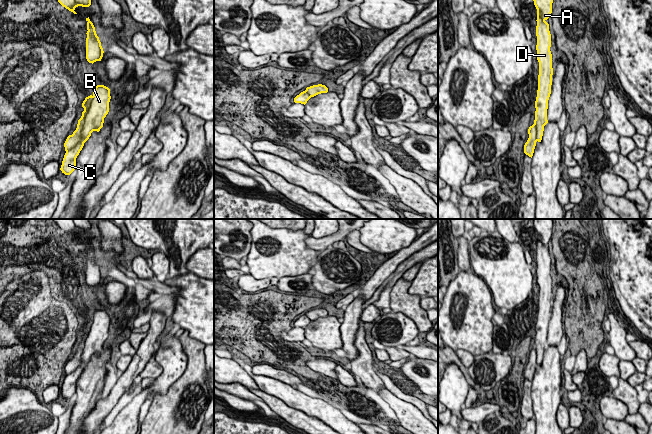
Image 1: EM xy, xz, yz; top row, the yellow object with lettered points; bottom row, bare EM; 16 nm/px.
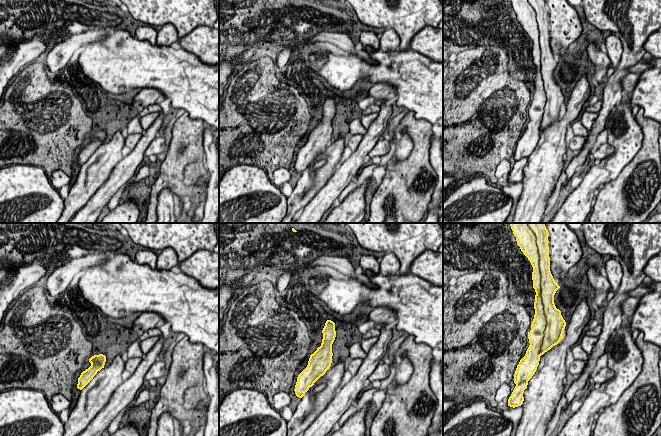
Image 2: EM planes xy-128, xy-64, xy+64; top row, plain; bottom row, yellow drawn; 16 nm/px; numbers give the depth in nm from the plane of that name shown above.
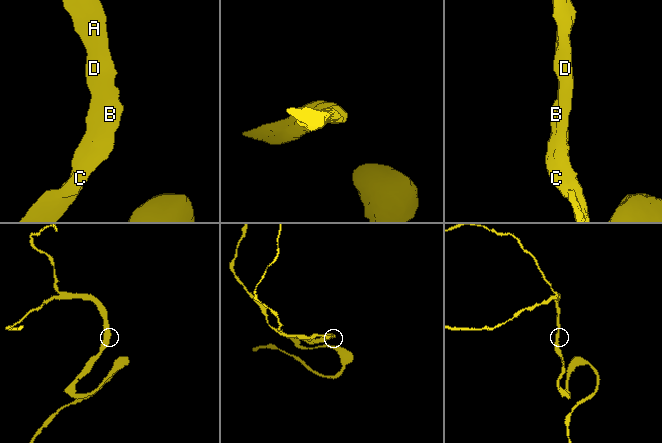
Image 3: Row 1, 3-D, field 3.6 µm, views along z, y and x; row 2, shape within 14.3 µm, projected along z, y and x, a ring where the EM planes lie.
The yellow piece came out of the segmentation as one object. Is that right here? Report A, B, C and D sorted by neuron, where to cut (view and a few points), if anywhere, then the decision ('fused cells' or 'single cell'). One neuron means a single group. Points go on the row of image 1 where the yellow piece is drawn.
A B C D; no cut; single cell

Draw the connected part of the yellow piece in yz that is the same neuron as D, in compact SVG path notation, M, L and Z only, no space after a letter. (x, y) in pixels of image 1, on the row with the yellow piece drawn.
M533 0L537 9L537 60L539 62L538 90L535 101L535 120L529 127L529 138L524 145L524 153L532 158L536 142L541 142L544 126L548 123L547 109L552 85L551 34L546 20L551 16L553 0Z

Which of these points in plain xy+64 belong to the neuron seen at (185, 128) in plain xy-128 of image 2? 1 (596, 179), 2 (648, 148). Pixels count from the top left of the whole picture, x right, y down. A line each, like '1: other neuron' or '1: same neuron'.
1: other neuron
2: same neuron

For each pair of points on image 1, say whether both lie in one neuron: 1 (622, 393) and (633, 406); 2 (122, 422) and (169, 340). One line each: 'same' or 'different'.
1: same
2: same

